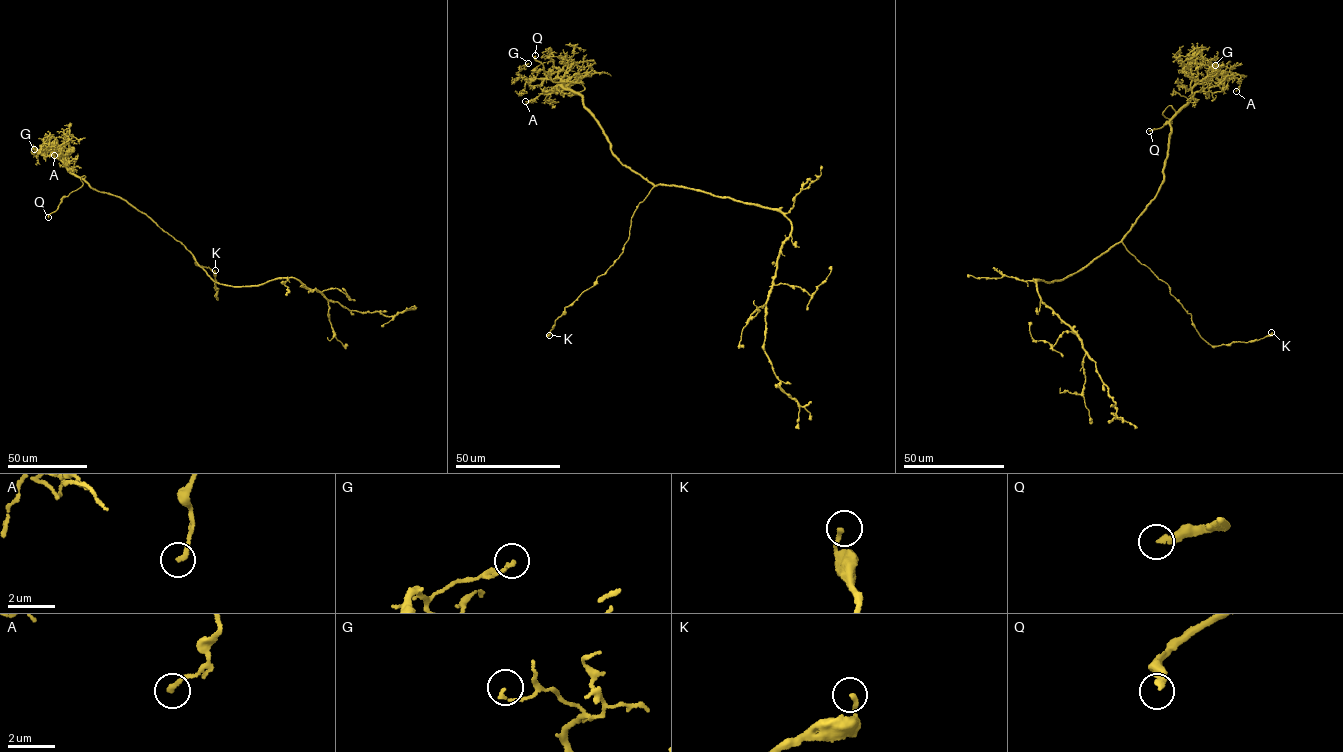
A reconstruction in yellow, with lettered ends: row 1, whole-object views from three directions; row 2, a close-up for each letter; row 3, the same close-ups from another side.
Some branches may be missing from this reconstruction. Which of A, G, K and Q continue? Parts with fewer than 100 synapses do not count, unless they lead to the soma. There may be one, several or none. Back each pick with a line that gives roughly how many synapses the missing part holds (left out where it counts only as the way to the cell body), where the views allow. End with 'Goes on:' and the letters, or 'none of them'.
Goes on: Q

